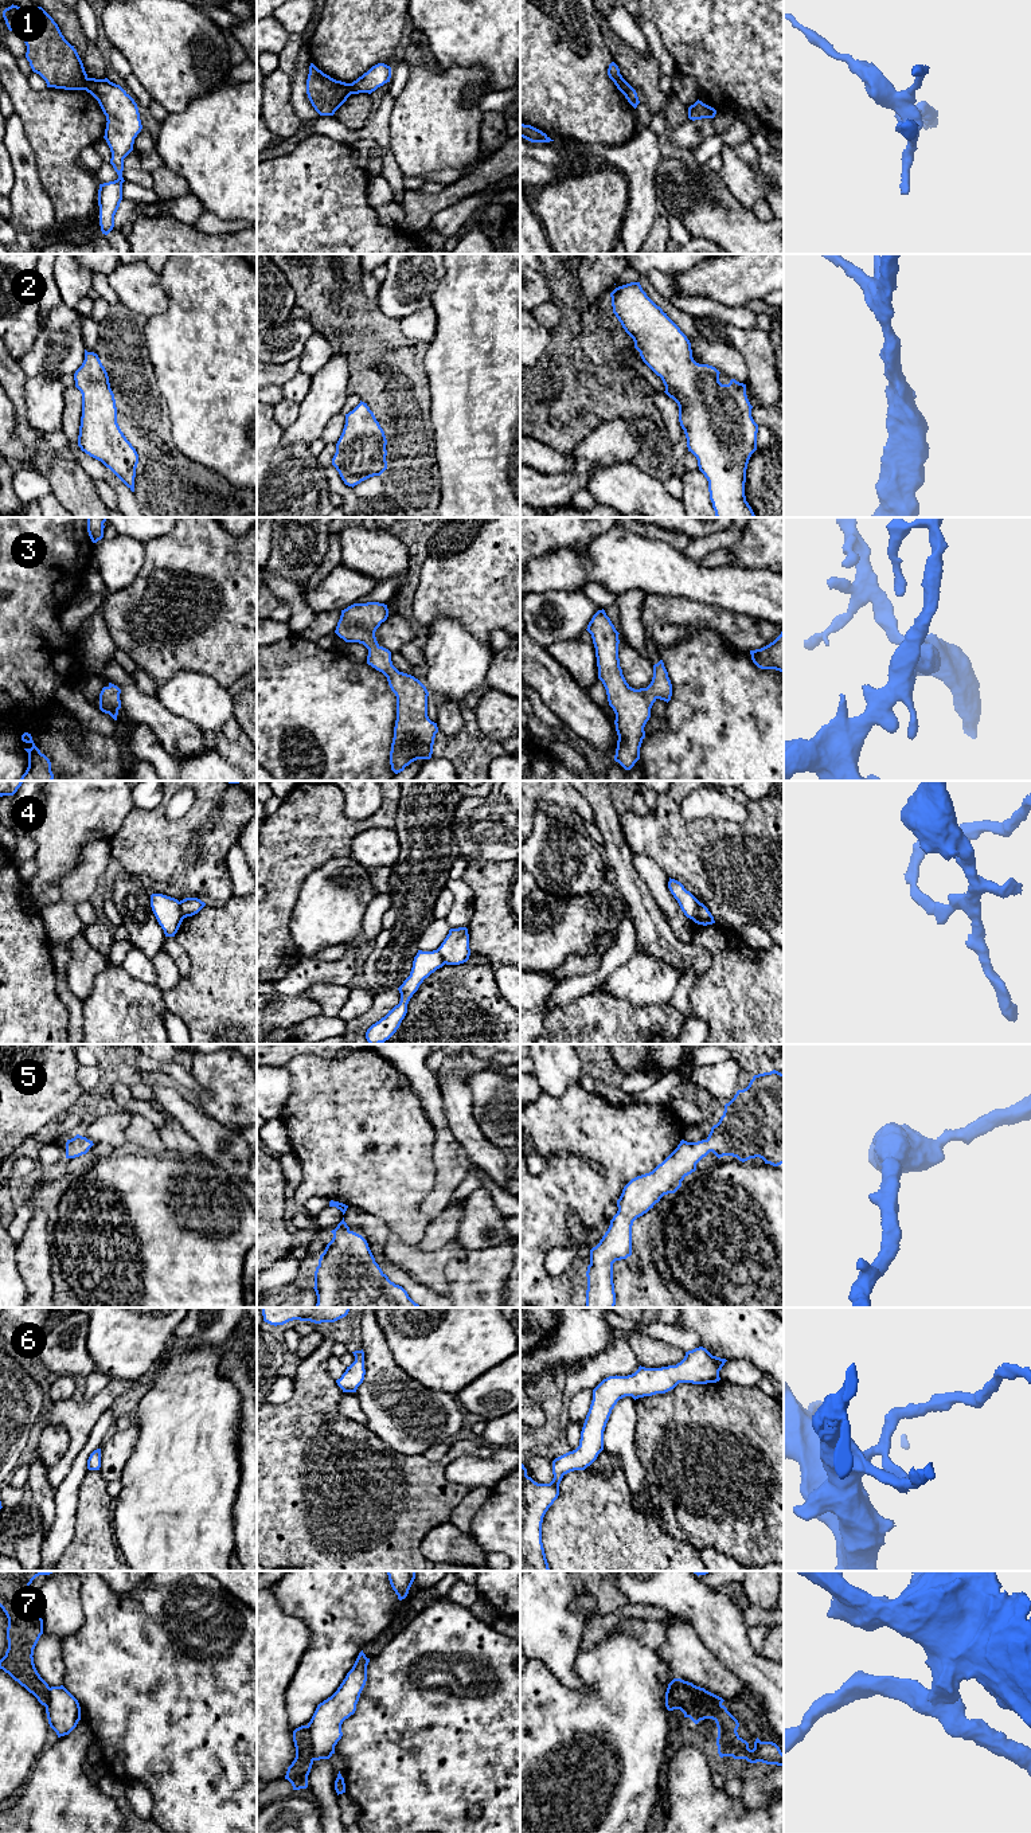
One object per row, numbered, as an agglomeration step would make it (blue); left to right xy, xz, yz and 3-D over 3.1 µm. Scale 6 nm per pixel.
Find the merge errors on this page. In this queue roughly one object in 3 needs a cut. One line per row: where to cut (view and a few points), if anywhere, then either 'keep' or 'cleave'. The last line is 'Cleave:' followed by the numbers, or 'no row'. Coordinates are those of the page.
1: cut xy (88, 78), (84, 89); cleave
2: cut none; keep
3: cut none; keep
4: cut yz (700, 903), (692, 919); cleave
5: cut none; keep
6: cut none; keep
7: cut yz (683, 1681), (700, 1695), (710, 1696), (721, 1703); cleave
Cleave: 1, 4, 7

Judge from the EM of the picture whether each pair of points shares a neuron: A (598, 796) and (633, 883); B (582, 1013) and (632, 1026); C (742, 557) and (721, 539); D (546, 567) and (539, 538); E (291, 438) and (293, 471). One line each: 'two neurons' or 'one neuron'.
A: one neuron
B: one neuron
C: two neurons
D: two neurons
E: two neurons

